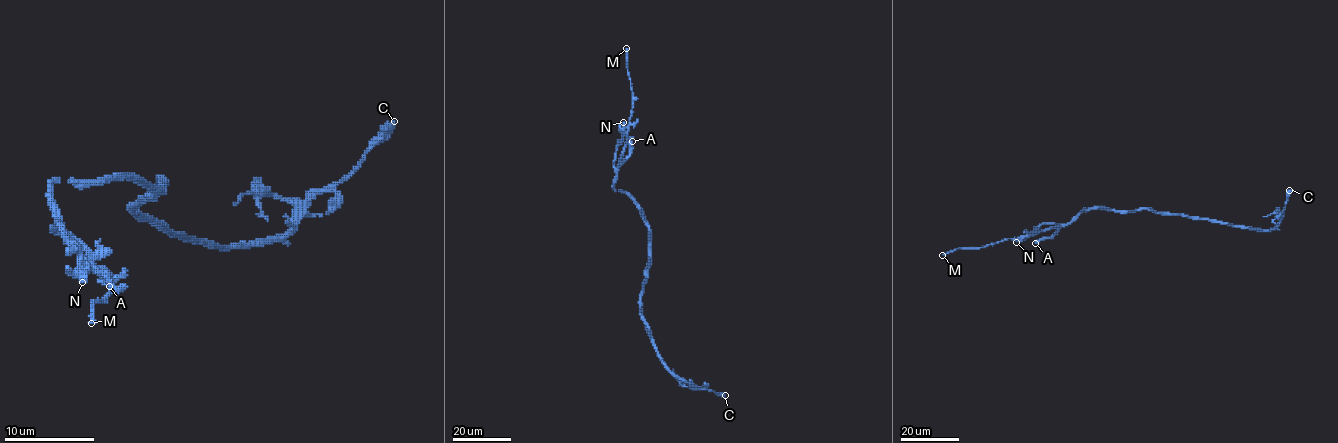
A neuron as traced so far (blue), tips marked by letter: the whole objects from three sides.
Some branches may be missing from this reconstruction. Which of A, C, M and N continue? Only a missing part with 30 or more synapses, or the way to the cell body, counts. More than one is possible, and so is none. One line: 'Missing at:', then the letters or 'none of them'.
Missing at: M

